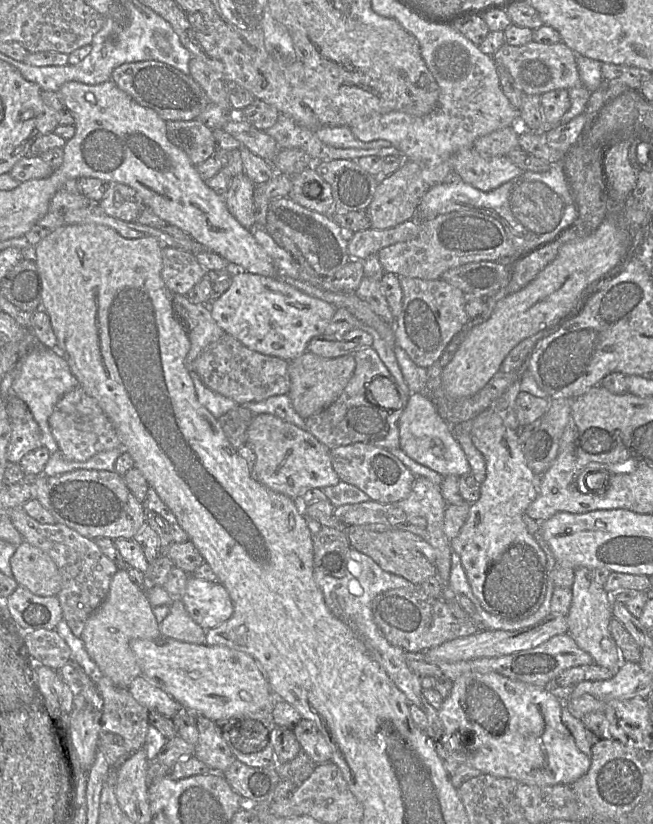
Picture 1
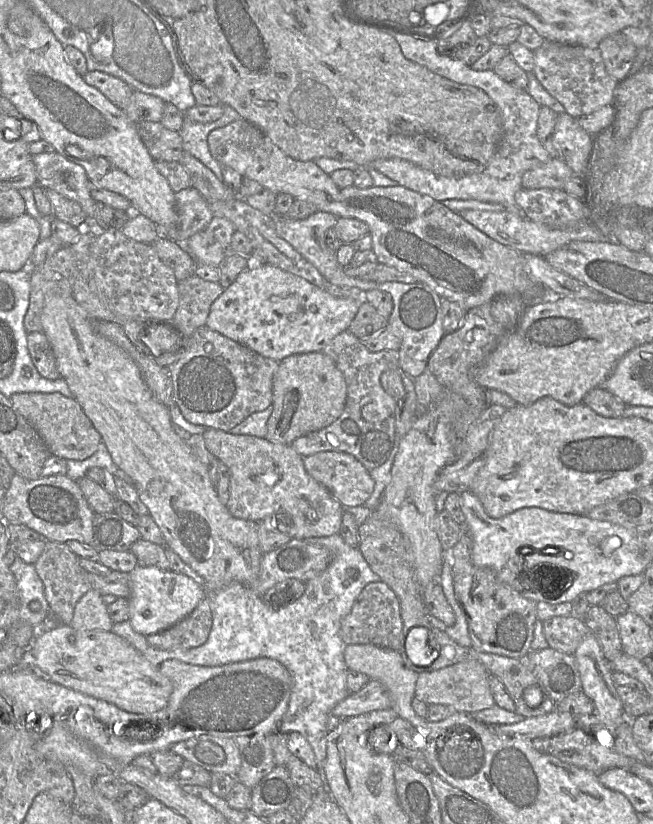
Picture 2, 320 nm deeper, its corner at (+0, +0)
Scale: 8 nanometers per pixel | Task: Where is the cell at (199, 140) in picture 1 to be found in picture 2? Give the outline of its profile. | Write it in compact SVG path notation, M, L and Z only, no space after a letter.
M157 121L136 123L136 129L154 160L178 162L182 157L183 141L178 131L170 130Z

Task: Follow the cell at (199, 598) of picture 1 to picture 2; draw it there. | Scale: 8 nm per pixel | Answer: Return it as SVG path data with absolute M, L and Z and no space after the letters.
M137 566L128 573L129 622L133 630L144 636L165 631L187 617L207 596L207 589L190 577L157 567Z

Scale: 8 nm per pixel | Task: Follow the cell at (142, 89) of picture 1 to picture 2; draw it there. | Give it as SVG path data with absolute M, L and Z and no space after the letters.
M87 71L83 80L98 89L114 105L123 109L130 99L133 88L123 80L101 71Z

